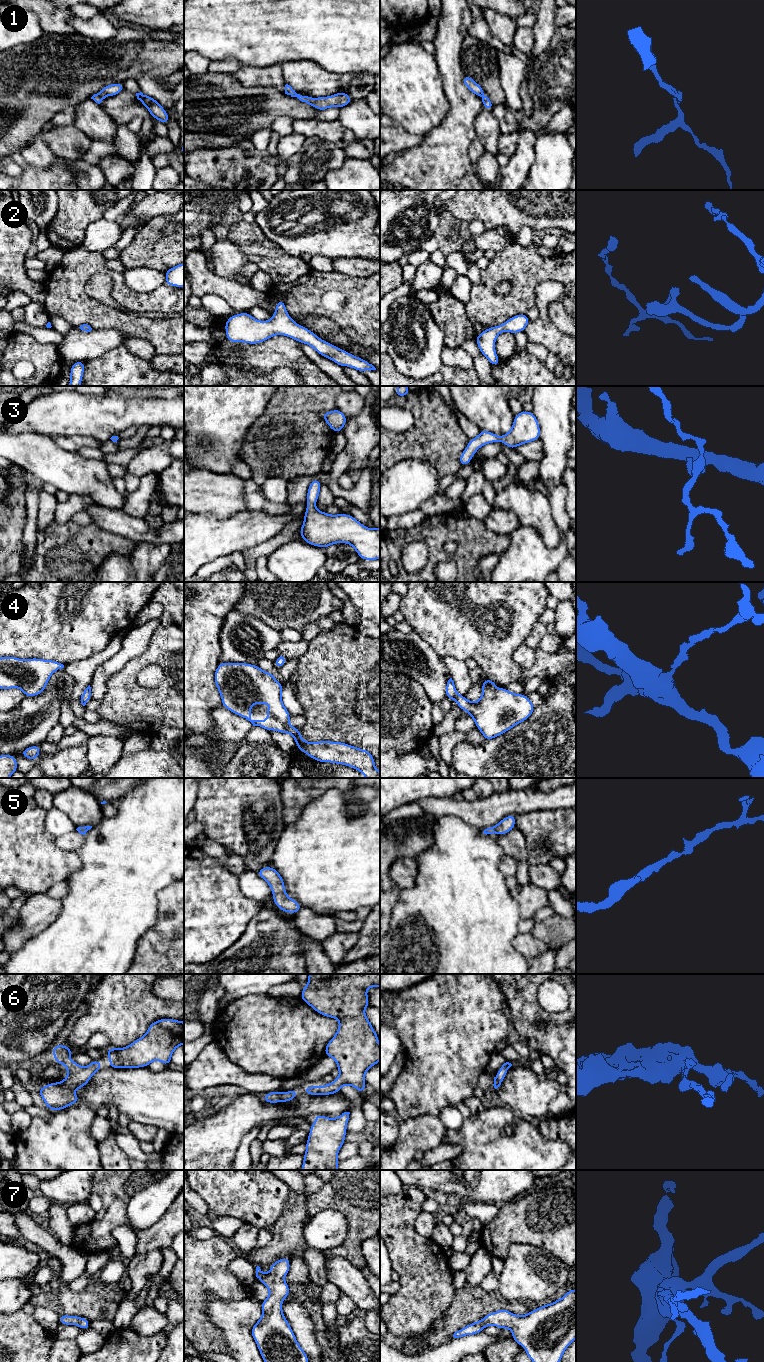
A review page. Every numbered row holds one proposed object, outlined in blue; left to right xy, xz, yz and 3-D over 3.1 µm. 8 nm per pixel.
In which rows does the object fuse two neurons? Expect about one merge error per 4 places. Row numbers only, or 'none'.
none

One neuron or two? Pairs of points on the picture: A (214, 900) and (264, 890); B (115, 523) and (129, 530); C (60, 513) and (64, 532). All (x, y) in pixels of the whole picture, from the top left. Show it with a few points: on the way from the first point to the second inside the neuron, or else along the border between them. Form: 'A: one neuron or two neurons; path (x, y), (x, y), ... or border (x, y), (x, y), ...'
A: two neurons; border (237, 877), (240, 890), (246, 896), (261, 903)
B: one neuron; path (118, 523), (126, 527)
C: two neurons; border (53, 519), (61, 523), (70, 520)

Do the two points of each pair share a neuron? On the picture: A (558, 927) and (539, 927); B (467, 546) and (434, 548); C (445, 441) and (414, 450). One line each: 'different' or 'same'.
A: same
B: same
C: same

